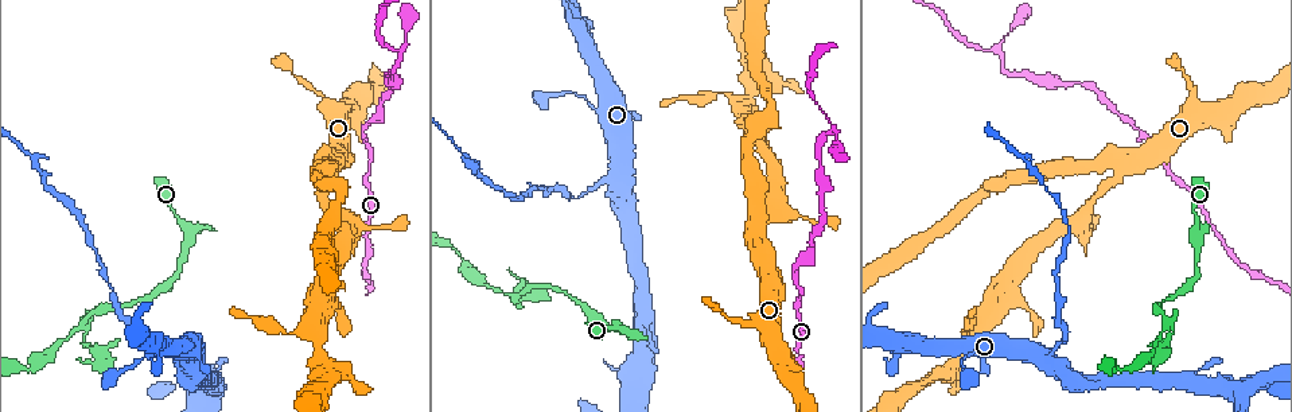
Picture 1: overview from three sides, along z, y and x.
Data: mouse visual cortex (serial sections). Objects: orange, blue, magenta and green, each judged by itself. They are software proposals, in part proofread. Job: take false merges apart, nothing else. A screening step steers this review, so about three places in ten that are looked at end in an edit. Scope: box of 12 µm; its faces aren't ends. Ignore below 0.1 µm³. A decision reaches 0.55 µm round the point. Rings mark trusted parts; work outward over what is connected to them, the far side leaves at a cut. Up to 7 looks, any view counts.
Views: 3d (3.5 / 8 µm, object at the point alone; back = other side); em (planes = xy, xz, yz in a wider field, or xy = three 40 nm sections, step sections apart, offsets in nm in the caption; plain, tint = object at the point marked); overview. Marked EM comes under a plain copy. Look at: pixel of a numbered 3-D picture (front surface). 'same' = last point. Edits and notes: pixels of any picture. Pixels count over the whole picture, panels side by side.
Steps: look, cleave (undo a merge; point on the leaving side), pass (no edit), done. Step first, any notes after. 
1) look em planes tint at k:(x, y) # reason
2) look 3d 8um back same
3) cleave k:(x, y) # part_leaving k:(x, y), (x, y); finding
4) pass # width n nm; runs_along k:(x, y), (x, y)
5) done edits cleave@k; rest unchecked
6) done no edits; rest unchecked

look 3d 3.5um at 1:(617, 327) # thick turns thin

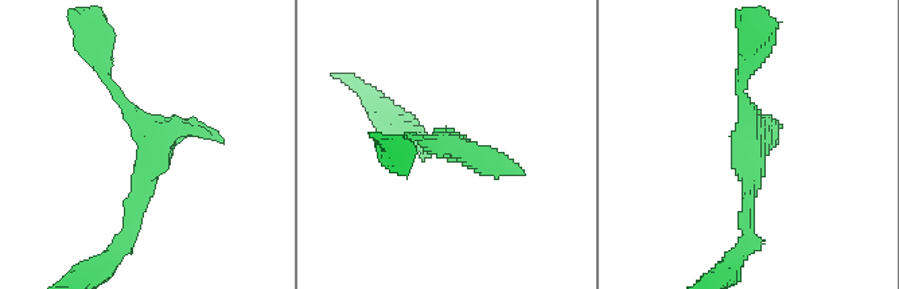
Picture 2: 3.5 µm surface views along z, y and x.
look em xy step 3 tint at 2:(144, 128)

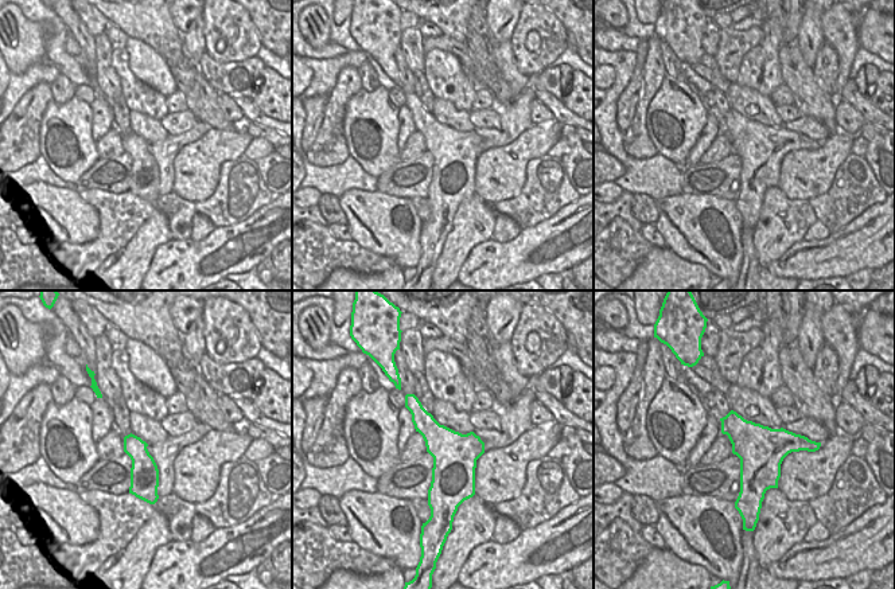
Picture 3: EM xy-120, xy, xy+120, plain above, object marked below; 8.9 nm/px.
pass # runs_along 2:(101, 57), (150, 140), (137, 214); all the same cell

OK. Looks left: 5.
look 3d 3.5um at 1:(81, 322) # three arms meet

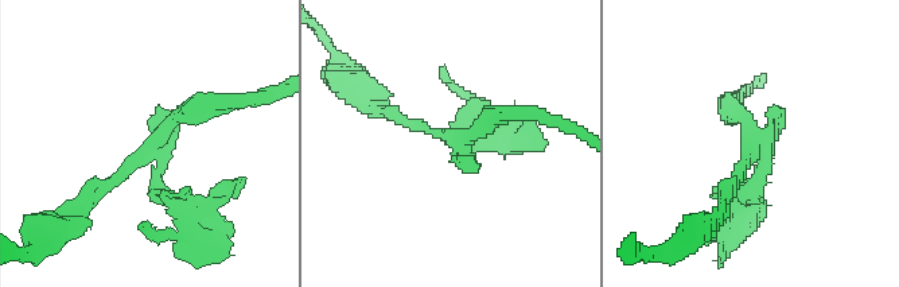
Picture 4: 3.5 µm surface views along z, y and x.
look em xy step 5 tint at 4:(451, 139)

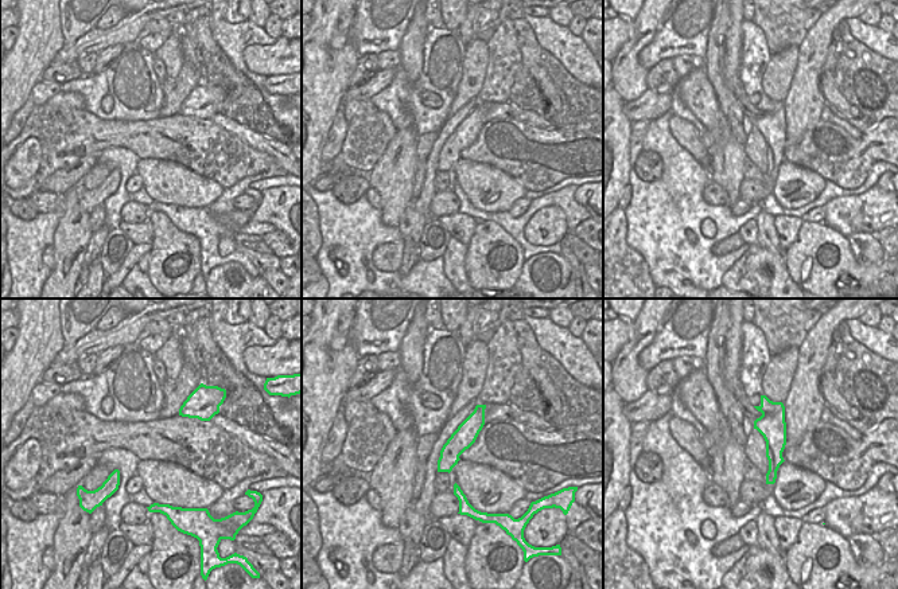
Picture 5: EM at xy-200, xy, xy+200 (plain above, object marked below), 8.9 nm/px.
cleave 4:(166, 200) # width 200 nm; part_leaving 4:(154, 175), (195, 217), (195, 267); two cells meet here

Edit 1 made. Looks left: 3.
look overview

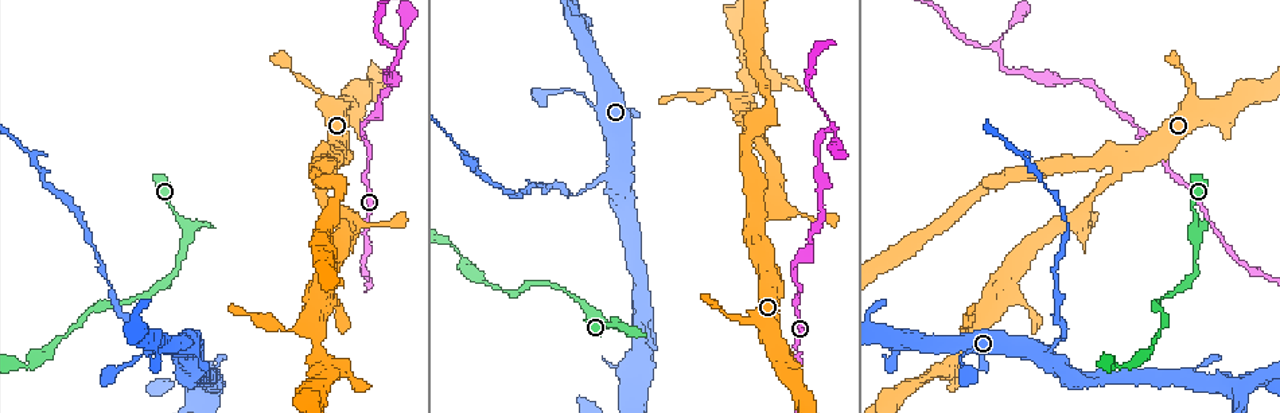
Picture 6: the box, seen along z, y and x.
look 3d 3.5um at 6:(1045, 355) # small branch off a trunk

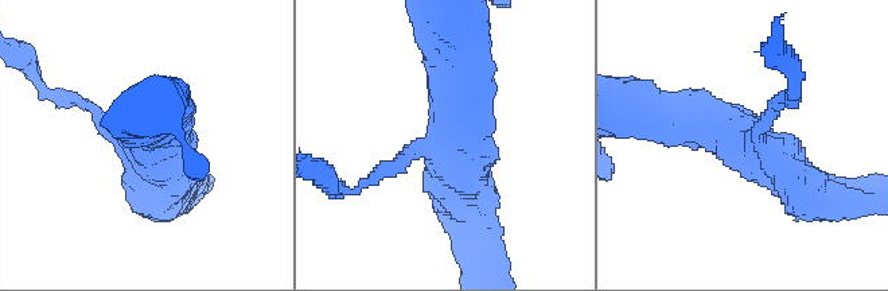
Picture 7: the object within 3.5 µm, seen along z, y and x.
look em xy step 5 tint at 7:(430, 145) # arms 3; arm_widths 150, 450, 500 nm; now the EM

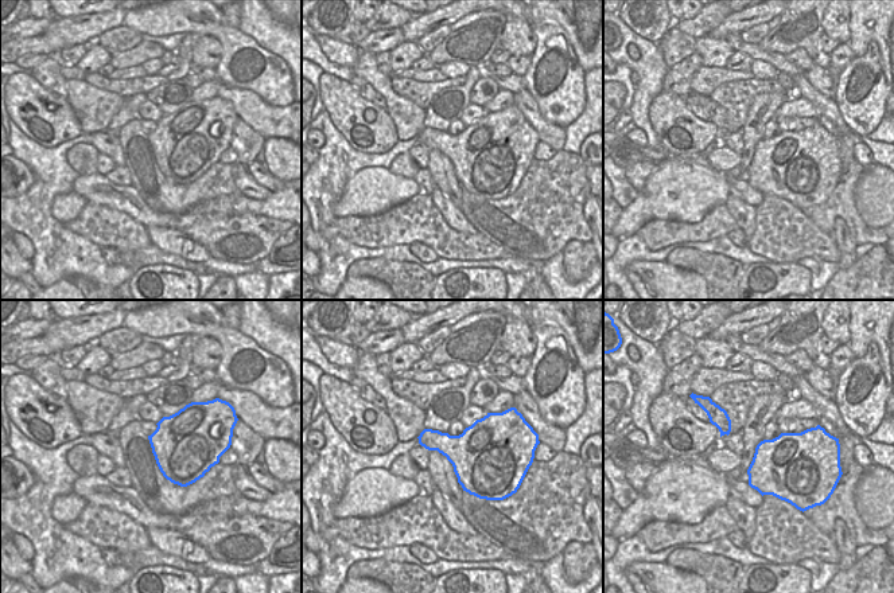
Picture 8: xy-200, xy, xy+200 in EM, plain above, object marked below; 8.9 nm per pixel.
cleave 7:(794, 101) # part_leaving 7:(768, 113), (797, 93), (776, 43); two cells meet here

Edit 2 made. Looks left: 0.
done edits cleave@4, cleave@7; rest unchecked

